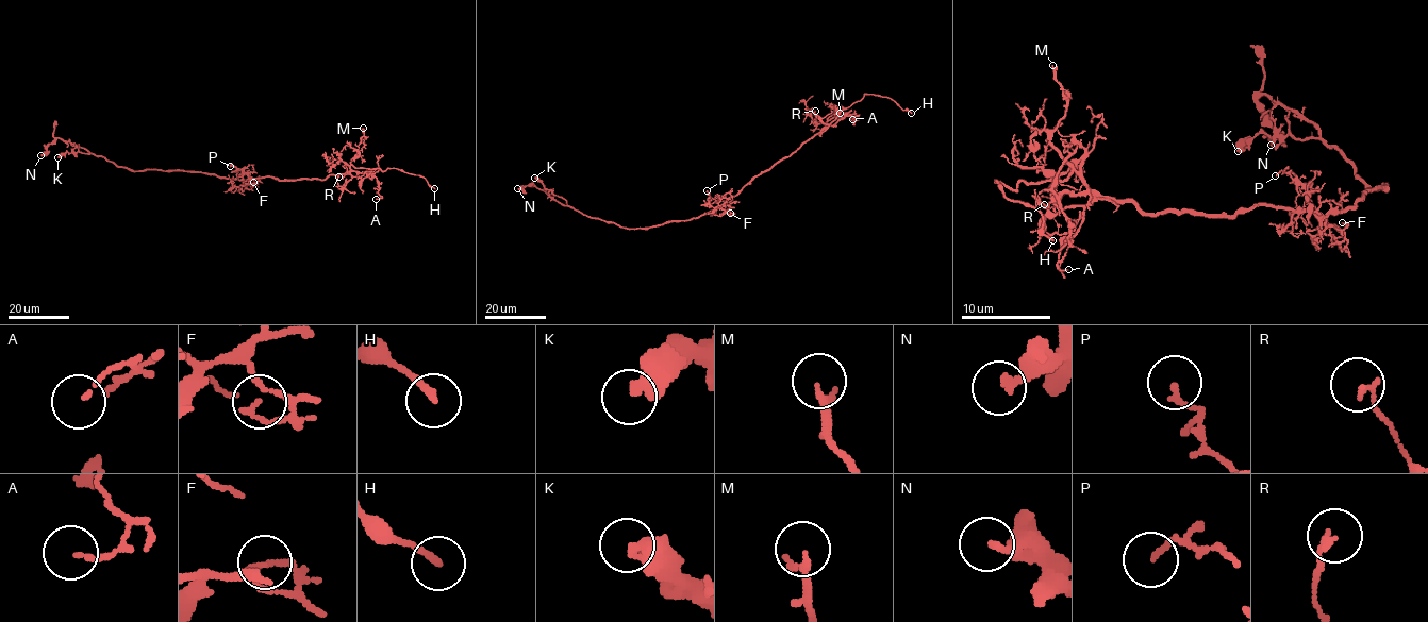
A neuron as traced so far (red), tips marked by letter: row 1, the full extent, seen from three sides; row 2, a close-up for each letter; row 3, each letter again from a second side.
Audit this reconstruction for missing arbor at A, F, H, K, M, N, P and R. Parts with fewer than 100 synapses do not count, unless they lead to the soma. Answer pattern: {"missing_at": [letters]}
{"missing_at": ["H"]}

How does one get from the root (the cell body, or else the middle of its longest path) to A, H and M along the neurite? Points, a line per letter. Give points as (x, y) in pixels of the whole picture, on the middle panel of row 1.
A: (725, 203), (756, 177), (790, 156), (828, 125), (833, 125), (847, 116), (854, 119), (857, 116), (852, 119)
H: (725, 203), (756, 177), (790, 156), (817, 134), (828, 120), (864, 94), (889, 97), (911, 113)
M: (725, 203), (756, 177), (790, 156), (817, 134), (833, 113), (836, 118), (840, 113)

